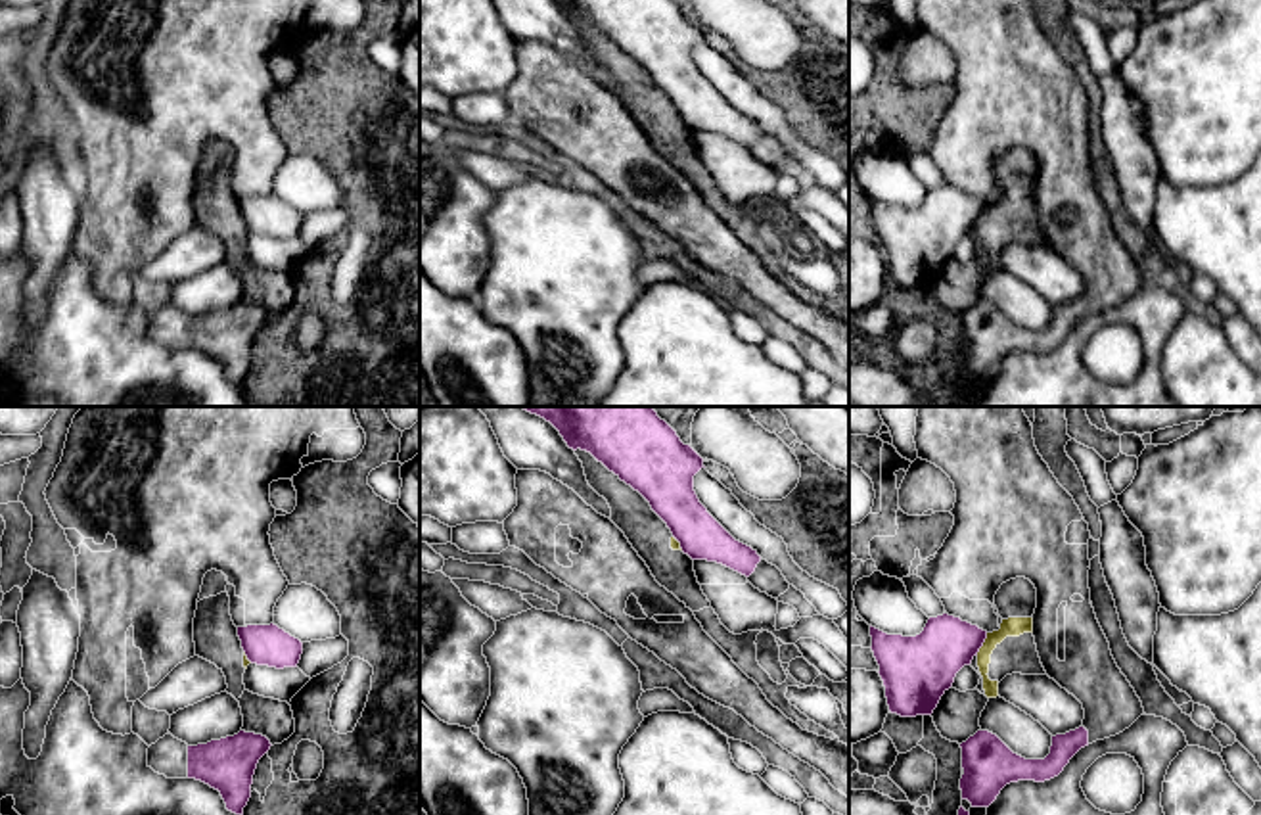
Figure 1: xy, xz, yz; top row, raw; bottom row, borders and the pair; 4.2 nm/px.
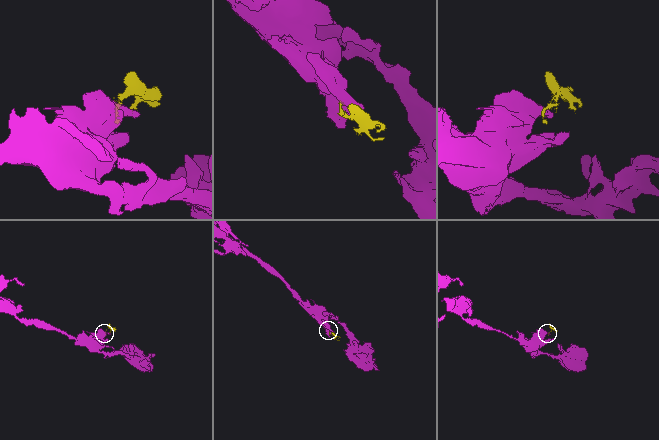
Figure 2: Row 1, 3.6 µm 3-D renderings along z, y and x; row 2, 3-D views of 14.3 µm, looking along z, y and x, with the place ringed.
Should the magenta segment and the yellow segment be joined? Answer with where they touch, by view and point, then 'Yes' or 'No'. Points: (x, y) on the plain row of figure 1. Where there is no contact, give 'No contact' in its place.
Touches magenta at yz (982, 215). No

